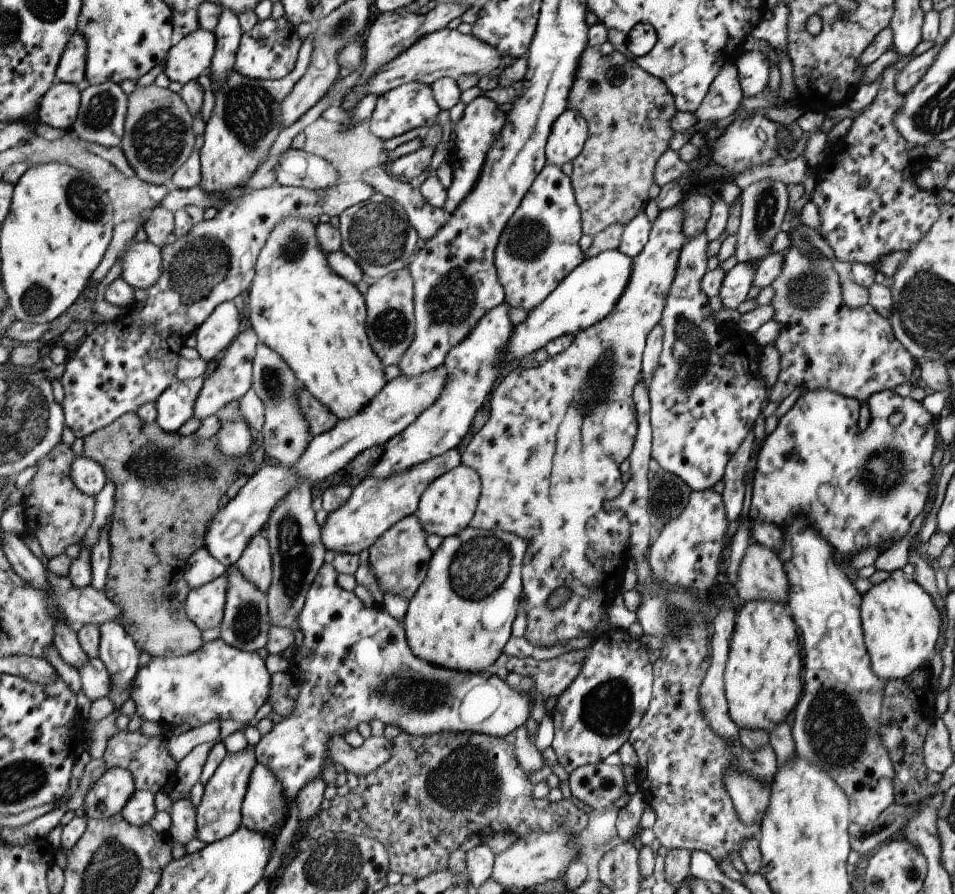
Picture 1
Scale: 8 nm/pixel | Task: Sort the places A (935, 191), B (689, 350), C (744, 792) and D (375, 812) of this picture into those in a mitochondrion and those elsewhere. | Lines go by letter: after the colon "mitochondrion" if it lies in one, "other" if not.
A: other
B: mitochondrion
C: mitochondrion
D: other

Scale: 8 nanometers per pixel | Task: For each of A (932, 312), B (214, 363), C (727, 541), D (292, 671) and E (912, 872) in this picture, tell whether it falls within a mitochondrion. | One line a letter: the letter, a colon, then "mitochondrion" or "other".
A: mitochondrion
B: other
C: other
D: other
E: mitochondrion

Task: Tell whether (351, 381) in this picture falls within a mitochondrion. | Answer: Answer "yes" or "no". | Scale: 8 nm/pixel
no

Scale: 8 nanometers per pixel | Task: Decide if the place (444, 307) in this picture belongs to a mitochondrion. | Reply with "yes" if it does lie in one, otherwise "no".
yes

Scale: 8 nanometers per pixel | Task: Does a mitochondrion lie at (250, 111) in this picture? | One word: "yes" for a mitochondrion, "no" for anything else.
yes

